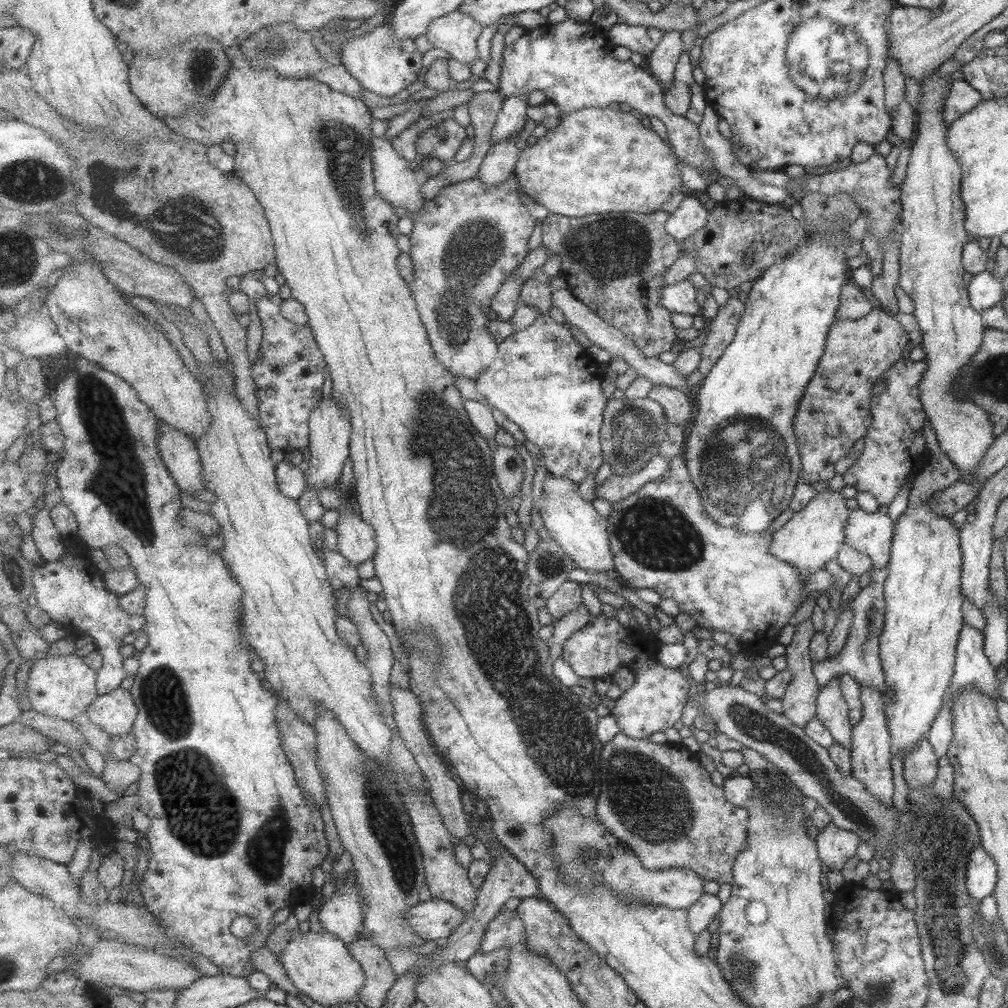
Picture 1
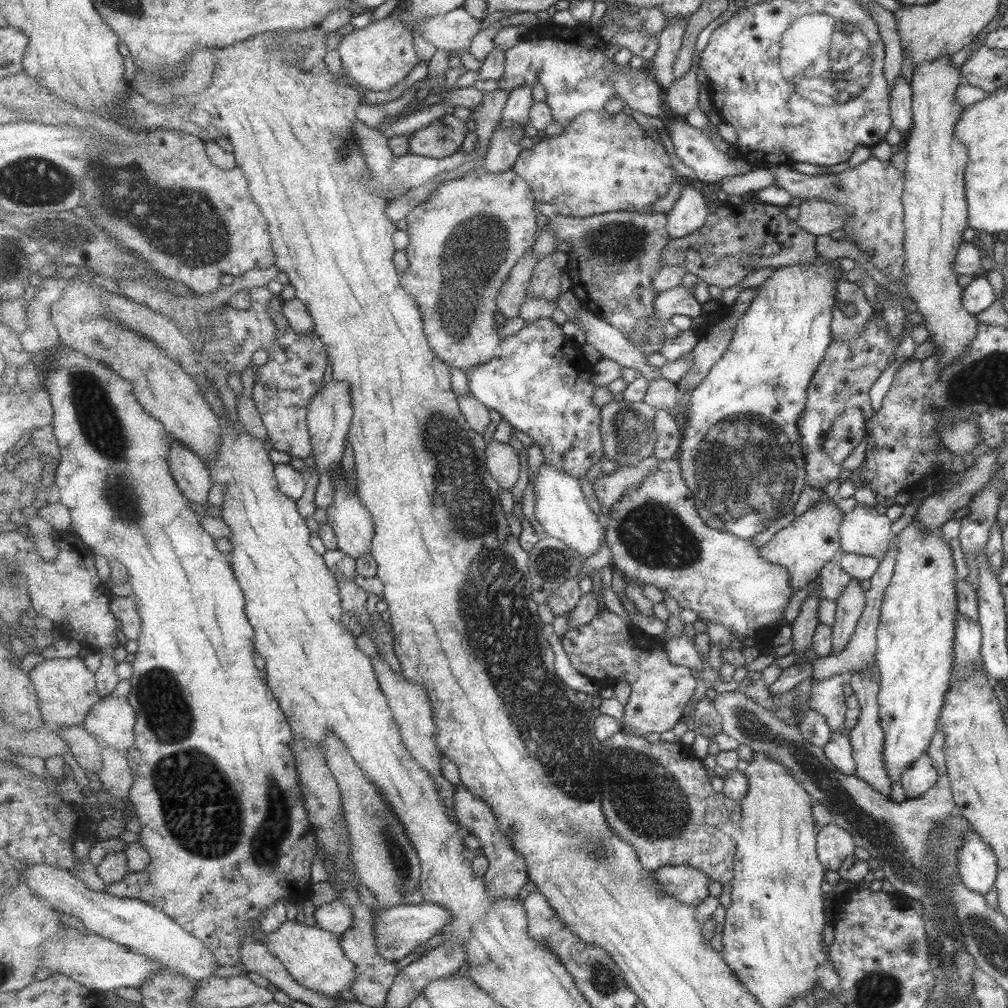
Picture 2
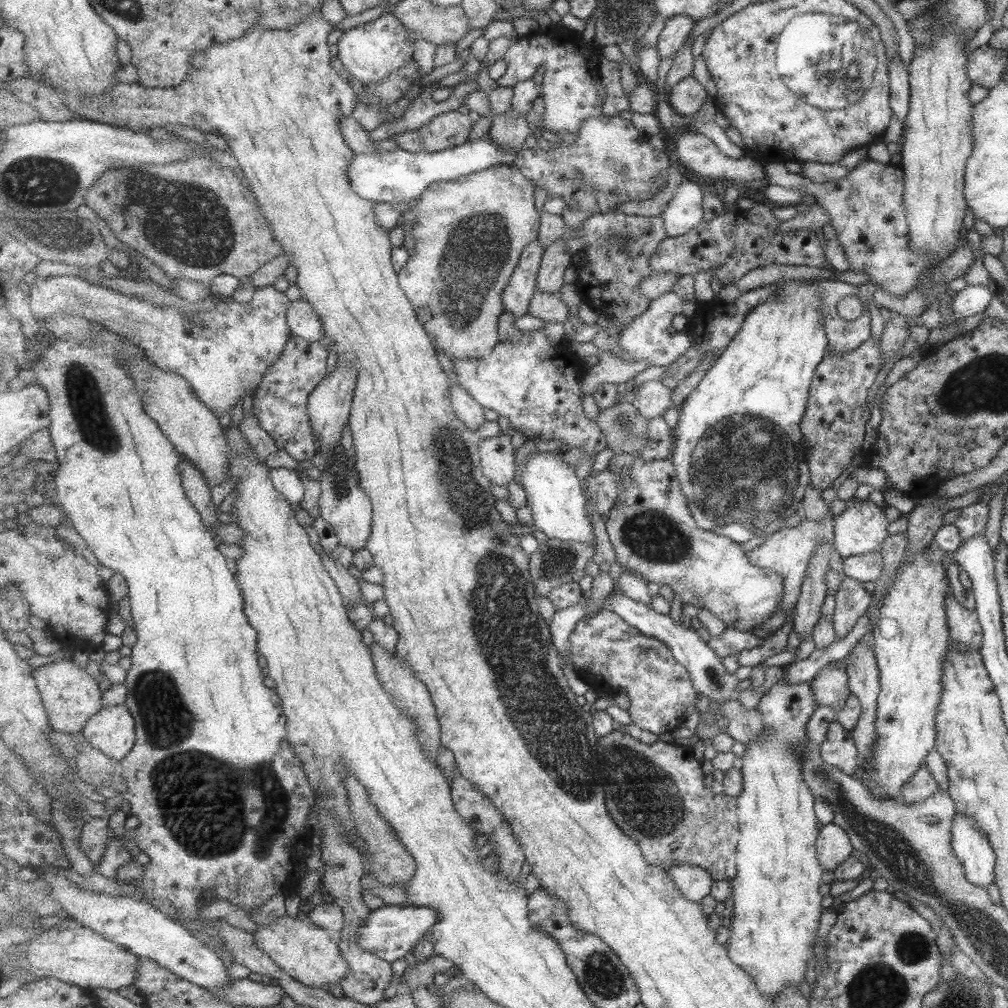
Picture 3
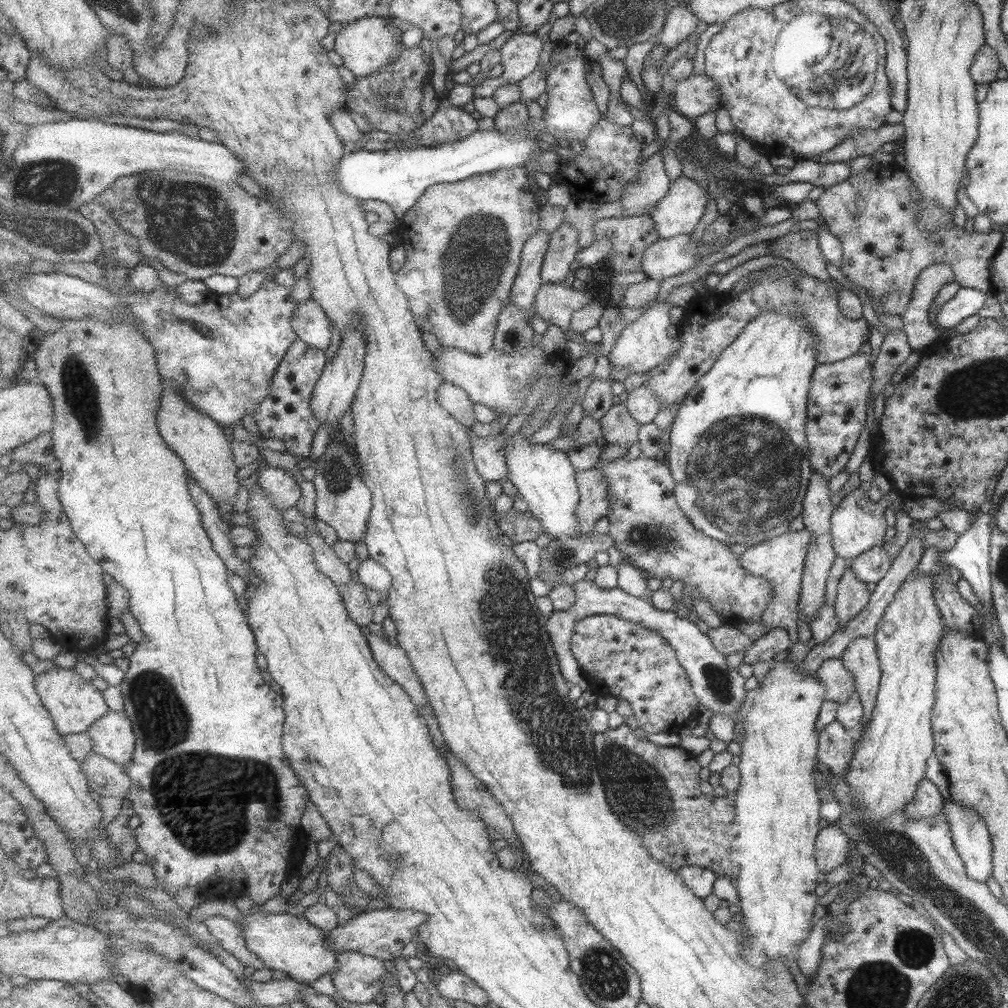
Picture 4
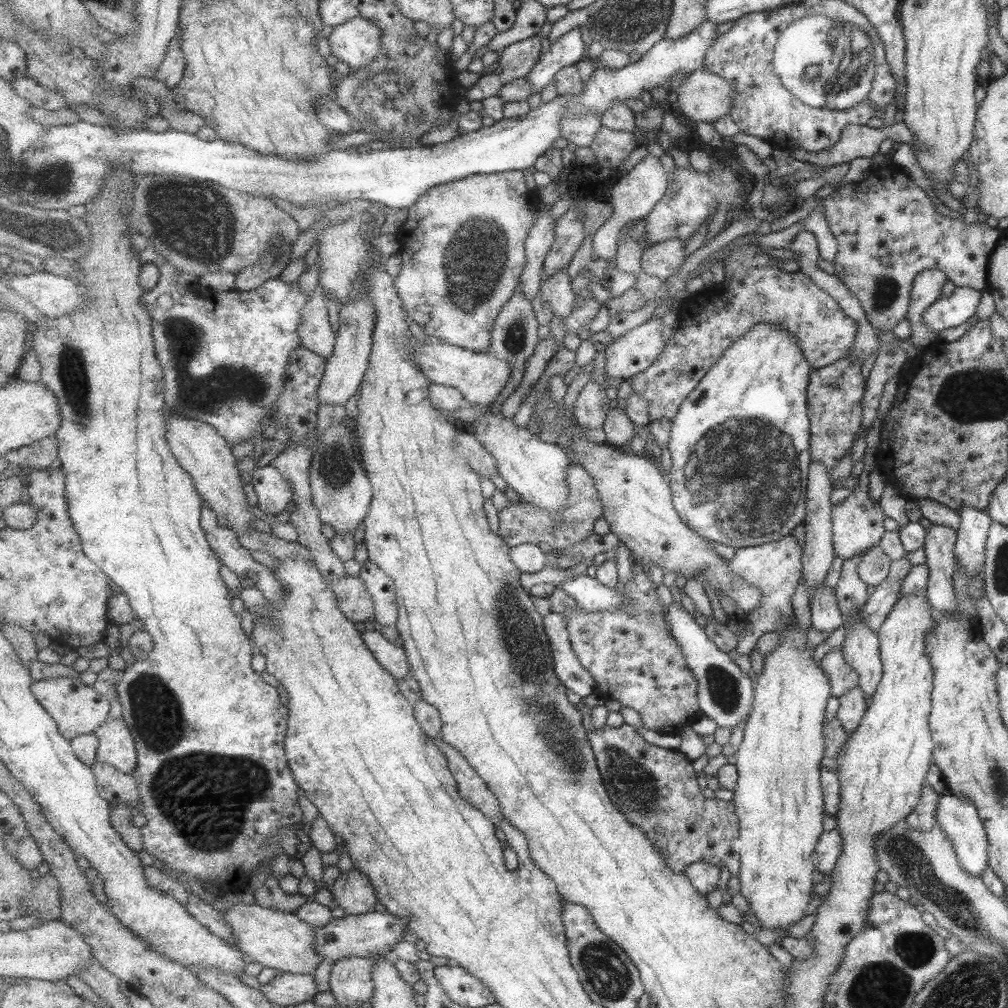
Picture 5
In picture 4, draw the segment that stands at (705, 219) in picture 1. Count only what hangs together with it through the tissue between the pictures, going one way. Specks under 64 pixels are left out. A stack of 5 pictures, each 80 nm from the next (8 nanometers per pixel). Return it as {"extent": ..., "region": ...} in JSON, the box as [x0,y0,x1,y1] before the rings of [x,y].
{"extent":[651,176,711,238],"region":[[[687,176],[672,180],[667,196],[659,201],[651,214],[660,238],[693,234],[711,199],[707,188]]]}

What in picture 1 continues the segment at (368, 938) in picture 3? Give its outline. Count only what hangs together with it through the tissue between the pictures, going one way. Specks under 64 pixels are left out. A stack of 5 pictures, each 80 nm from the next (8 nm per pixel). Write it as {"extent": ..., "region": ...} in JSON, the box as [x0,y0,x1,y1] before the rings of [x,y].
{"extent":[405,899,468,941],"region":[[[433,899],[405,912],[405,919],[417,937],[423,941],[436,941],[453,935],[468,916],[451,901]]]}

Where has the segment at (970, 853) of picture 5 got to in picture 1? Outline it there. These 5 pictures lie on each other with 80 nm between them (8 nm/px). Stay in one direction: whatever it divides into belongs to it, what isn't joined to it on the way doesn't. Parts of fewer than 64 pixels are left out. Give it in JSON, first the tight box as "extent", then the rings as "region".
{"extent":[965,844,996,902],"region":[[[980,844],[973,847],[971,855],[968,856],[965,885],[969,898],[979,902],[995,892],[996,861]]]}

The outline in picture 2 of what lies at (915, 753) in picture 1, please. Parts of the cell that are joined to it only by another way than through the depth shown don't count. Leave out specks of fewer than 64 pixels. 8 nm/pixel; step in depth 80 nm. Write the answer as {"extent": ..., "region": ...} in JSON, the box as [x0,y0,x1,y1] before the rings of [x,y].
{"extent":[899,751,938,801],"region":[[[926,751],[900,776],[899,783],[907,799],[918,801],[920,795],[934,786],[938,777]]]}

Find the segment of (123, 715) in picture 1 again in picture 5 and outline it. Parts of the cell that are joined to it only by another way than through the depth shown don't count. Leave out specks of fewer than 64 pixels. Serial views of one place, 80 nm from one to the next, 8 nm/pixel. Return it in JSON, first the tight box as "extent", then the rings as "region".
{"extent":[94,718,138,775],"region":[[[109,718],[94,734],[100,738],[96,760],[110,764],[125,774],[134,775],[138,765],[136,737],[124,719]]]}

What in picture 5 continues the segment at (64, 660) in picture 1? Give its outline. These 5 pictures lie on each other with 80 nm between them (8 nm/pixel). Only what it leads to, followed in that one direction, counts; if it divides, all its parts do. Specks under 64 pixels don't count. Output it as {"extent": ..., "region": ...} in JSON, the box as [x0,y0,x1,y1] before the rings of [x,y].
{"extent":[32,677,111,741],"region":[[[58,677],[41,679],[32,684],[32,691],[37,701],[58,722],[60,731],[70,741],[81,735],[94,734],[105,724],[111,712],[111,702],[100,692],[95,692],[92,685],[85,685],[80,679]]]}

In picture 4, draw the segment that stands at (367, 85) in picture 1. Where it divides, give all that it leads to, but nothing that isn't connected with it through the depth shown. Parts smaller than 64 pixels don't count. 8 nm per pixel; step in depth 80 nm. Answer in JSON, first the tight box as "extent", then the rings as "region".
{"extent":[334,17,404,78],"region":[[[363,17],[355,22],[345,24],[336,33],[334,38],[334,51],[338,53],[342,62],[349,69],[355,78],[371,76],[373,72],[379,72],[383,66],[389,66],[402,51],[404,26],[398,21],[387,20],[383,17]]]}

